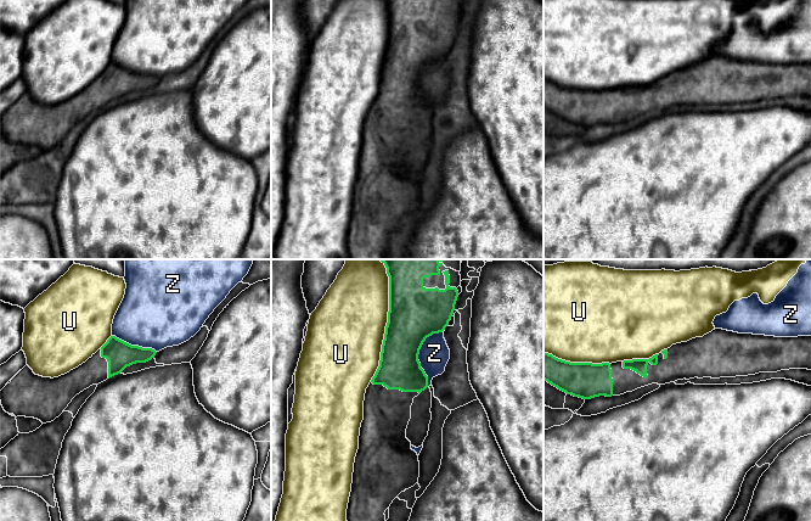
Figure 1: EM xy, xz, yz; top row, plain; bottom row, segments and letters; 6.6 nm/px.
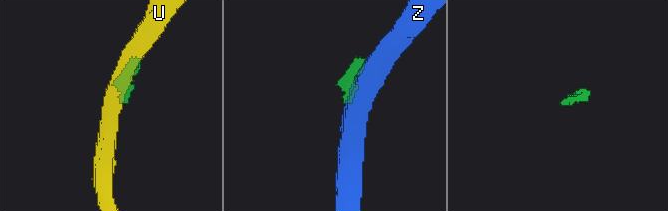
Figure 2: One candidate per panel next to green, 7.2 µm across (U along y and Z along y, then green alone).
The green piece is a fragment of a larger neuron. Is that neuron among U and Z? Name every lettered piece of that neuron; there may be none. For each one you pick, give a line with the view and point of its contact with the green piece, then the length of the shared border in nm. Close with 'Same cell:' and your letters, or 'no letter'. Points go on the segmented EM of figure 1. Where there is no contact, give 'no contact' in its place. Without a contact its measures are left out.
Same cell: no letter

